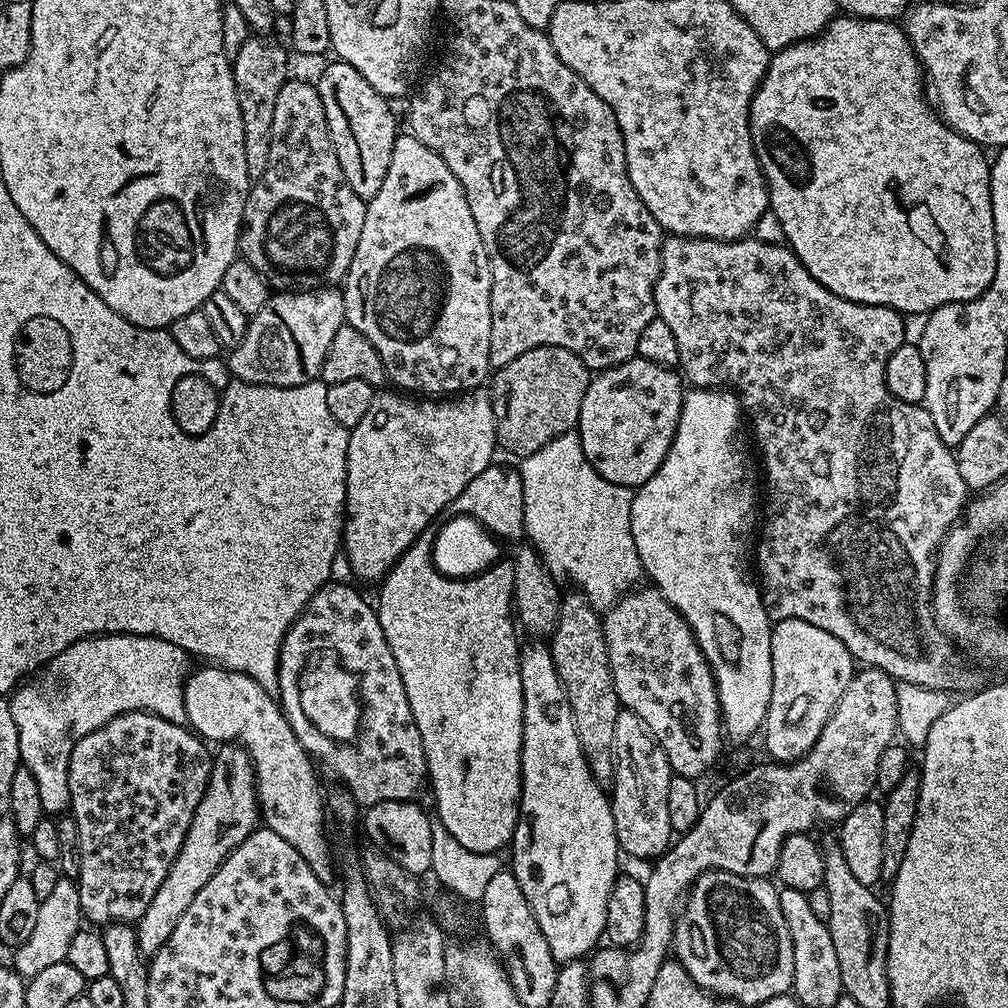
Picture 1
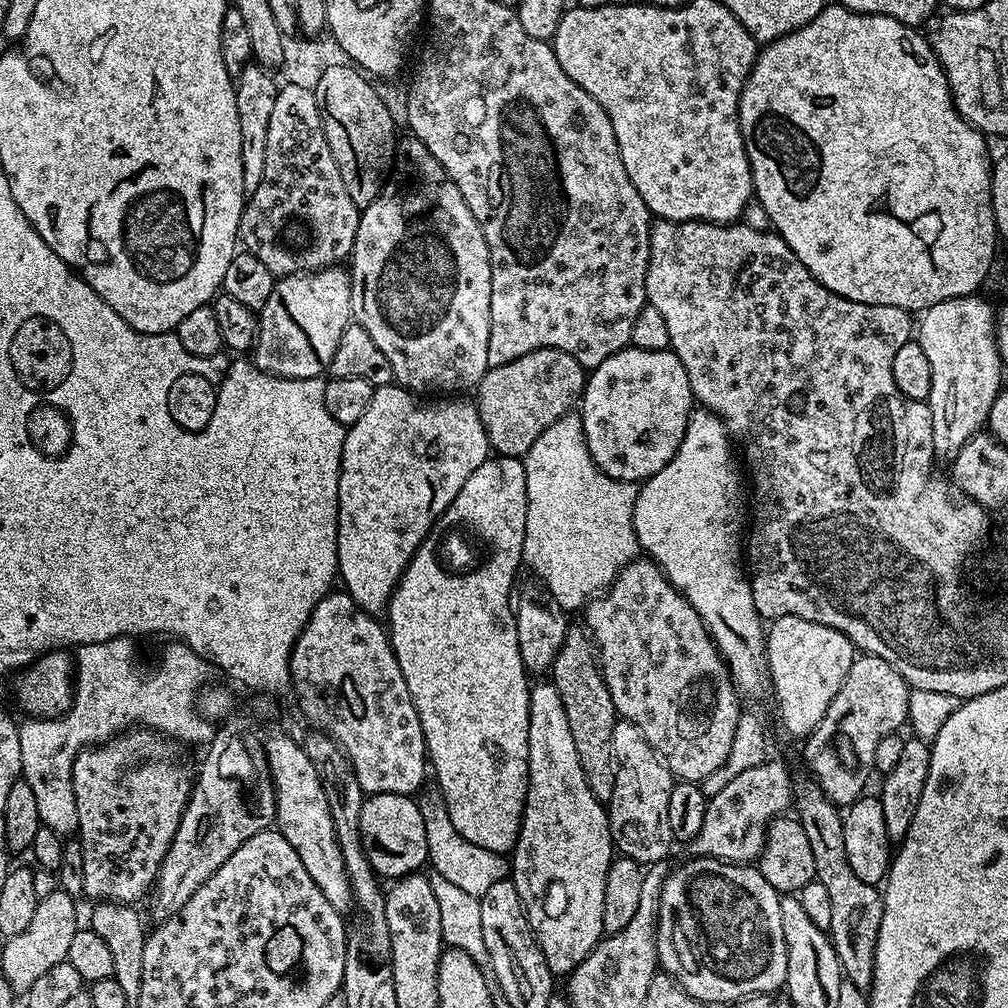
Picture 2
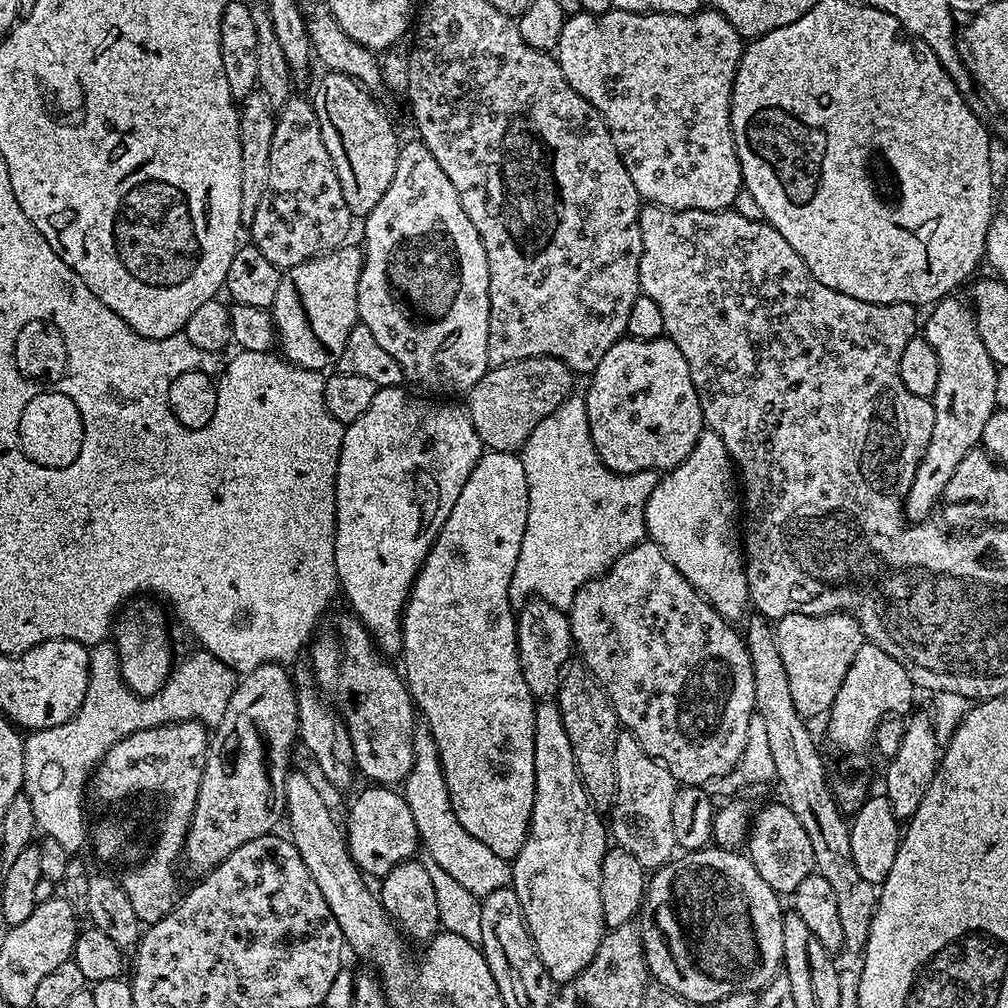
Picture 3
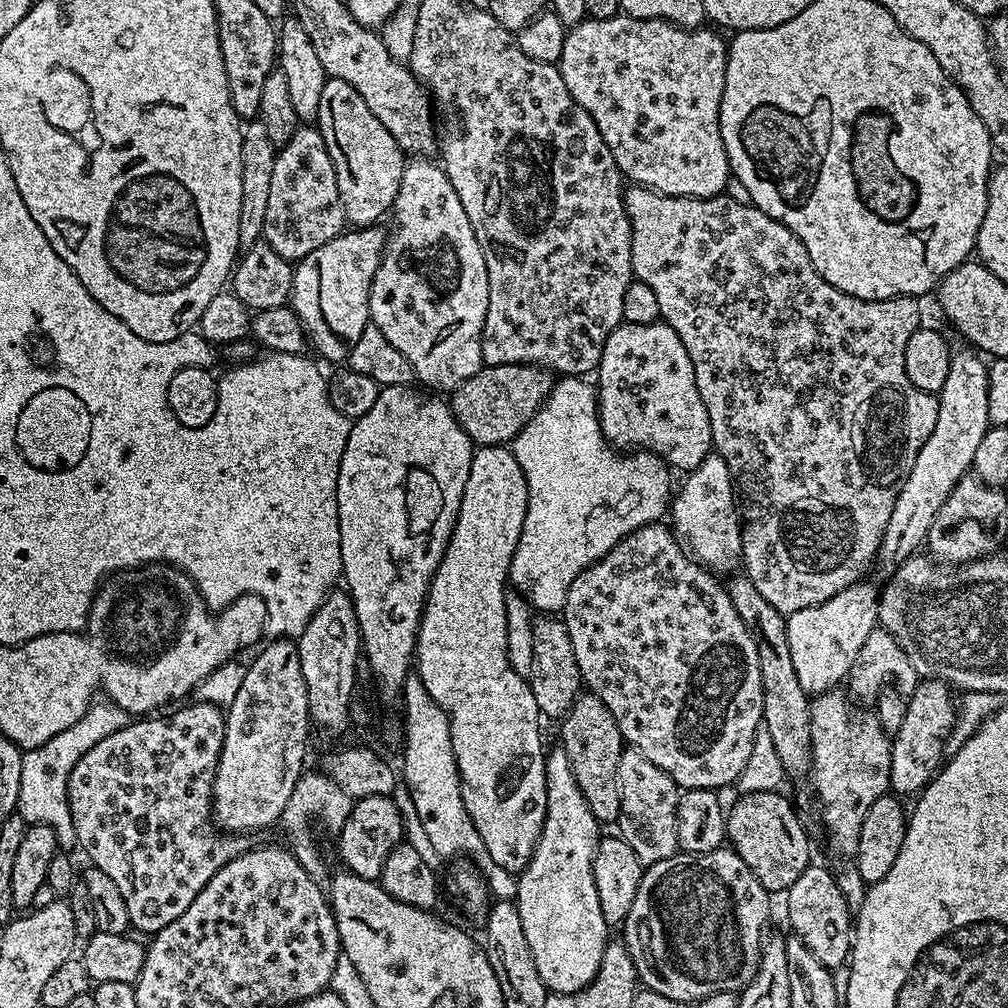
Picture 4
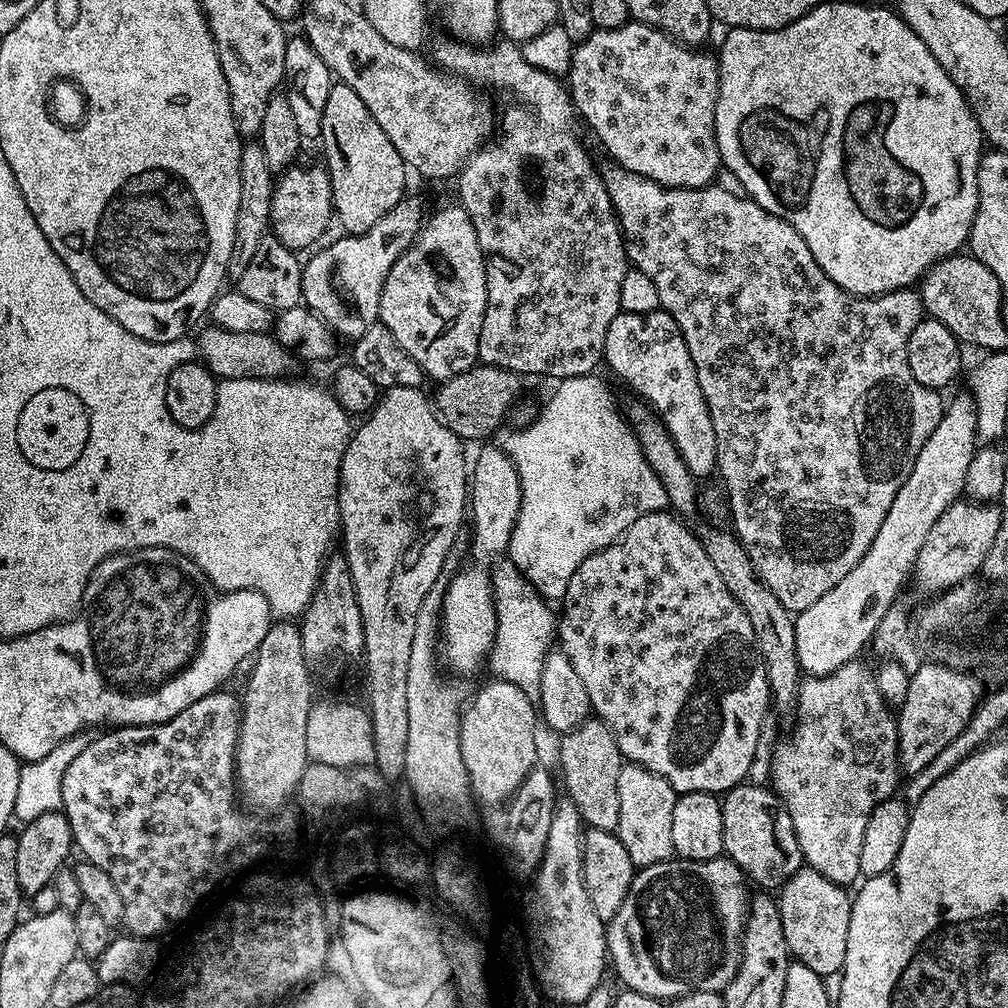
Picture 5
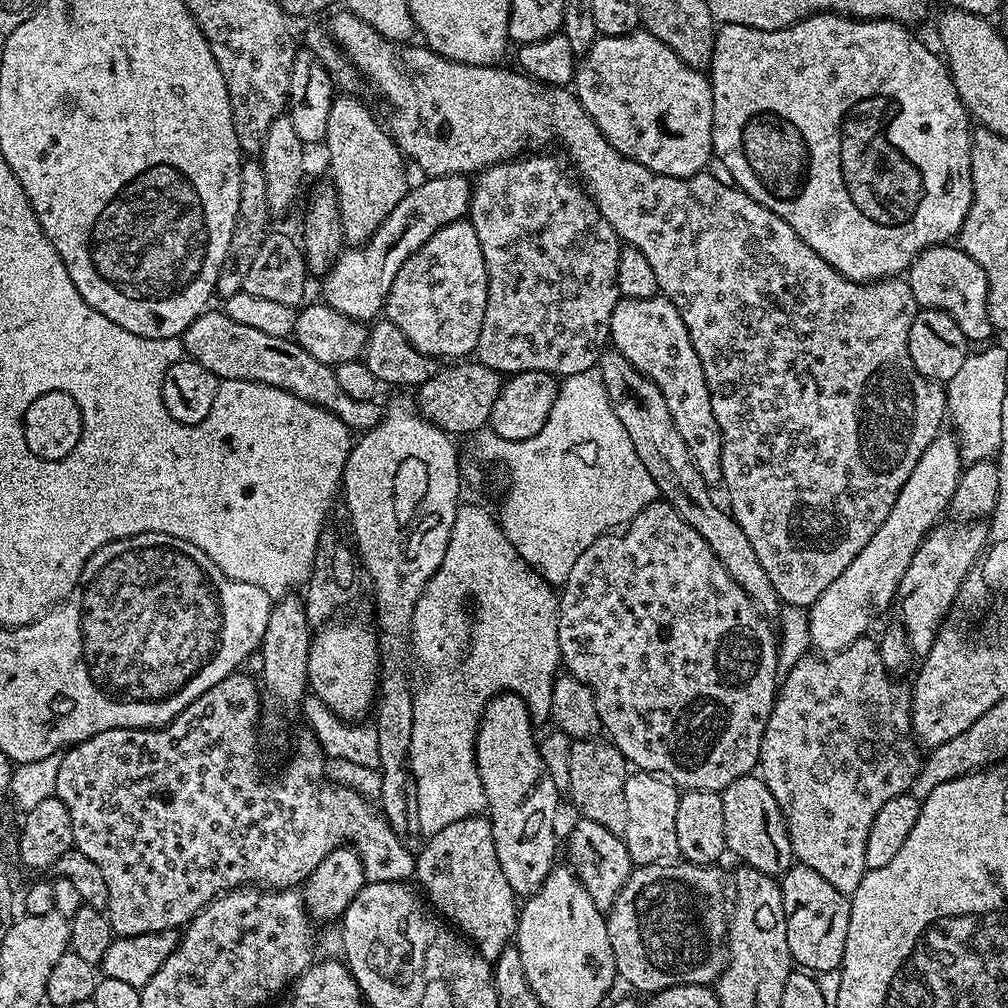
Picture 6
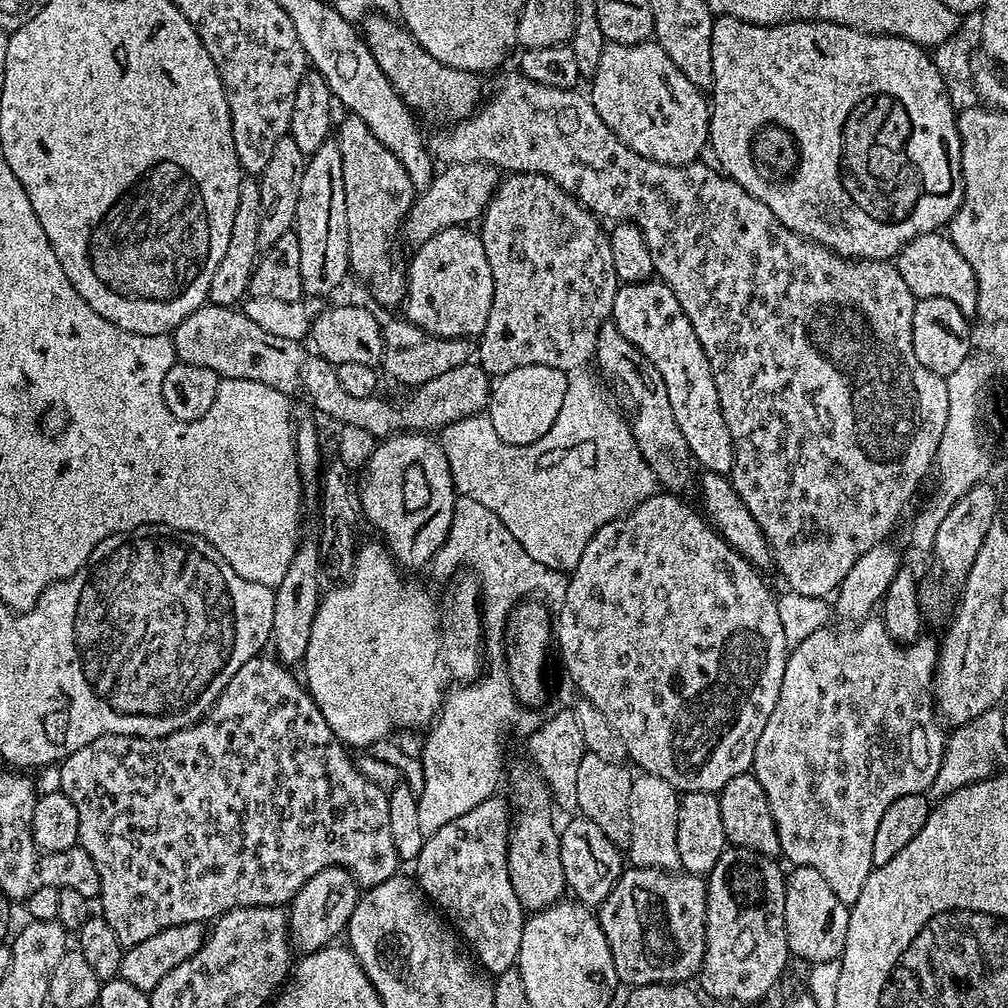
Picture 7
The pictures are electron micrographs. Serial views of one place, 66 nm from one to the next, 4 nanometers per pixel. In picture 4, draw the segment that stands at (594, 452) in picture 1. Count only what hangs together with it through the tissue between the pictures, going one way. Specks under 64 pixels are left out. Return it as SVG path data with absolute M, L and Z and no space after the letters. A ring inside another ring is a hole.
M621 322L606 338L600 367L594 376L596 409L605 440L617 450L647 450L663 459L669 469L681 468L681 473L693 472L713 451L710 434L710 414L702 406L702 394L694 382L694 366L682 338L668 324L629 324Z

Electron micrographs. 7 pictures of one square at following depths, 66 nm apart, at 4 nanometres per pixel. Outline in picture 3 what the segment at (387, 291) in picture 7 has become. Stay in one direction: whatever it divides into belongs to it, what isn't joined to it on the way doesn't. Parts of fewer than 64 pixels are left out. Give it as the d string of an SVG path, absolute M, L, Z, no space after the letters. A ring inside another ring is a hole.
M325 71L323 75L316 96L311 97L318 114L318 126L322 126L322 142L326 142L326 150L330 150L338 182L342 182L346 206L350 206L353 217L363 218L382 202L382 194L390 190L401 145L396 144L396 132L369 89L341 72Z

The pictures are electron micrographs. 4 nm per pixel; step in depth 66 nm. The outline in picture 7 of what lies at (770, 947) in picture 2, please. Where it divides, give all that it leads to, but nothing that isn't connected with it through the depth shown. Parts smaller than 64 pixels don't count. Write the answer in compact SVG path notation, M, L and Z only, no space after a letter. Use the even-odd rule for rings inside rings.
M658 868L629 869L598 909L602 934L606 934L614 958L617 981L632 988L691 981L691 976L695 977L704 966L708 897L705 877L690 876L683 871L661 872Z

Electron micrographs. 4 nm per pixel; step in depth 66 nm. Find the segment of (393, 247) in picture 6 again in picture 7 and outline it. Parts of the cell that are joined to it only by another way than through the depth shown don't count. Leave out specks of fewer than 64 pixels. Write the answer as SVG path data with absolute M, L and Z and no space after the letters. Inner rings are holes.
M470 162L469 164L450 164L441 167L433 175L428 187L413 199L408 215L404 217L403 239L405 236L412 246L419 246L425 244L431 236L442 230L471 225L471 220L472 223L479 221L486 206L492 201L497 183L498 172L491 164Z

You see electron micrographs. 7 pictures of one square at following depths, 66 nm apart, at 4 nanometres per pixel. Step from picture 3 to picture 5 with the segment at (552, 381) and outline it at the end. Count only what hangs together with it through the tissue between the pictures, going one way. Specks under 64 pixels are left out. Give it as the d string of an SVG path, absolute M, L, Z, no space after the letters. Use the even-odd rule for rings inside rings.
M480 364L443 381L434 395L436 415L448 429L461 441L484 440L491 432L500 428L500 423L517 407L516 399L520 396L521 373L505 368L495 368L489 364Z

